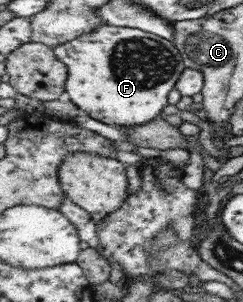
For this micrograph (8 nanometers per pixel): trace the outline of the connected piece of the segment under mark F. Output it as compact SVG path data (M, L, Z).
M105 25L92 33L51 47L66 68L64 91L80 113L108 126L129 128L149 123L167 107L167 95L184 71L172 42L133 28Z

